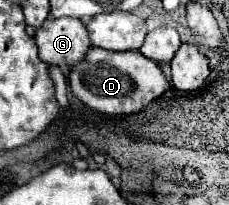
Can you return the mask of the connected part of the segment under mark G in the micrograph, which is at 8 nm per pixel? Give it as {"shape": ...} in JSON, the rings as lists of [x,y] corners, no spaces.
{"shape":[[[72,17],[46,19],[46,23],[36,29],[34,39],[40,59],[58,67],[78,63],[92,47],[84,23]]]}

